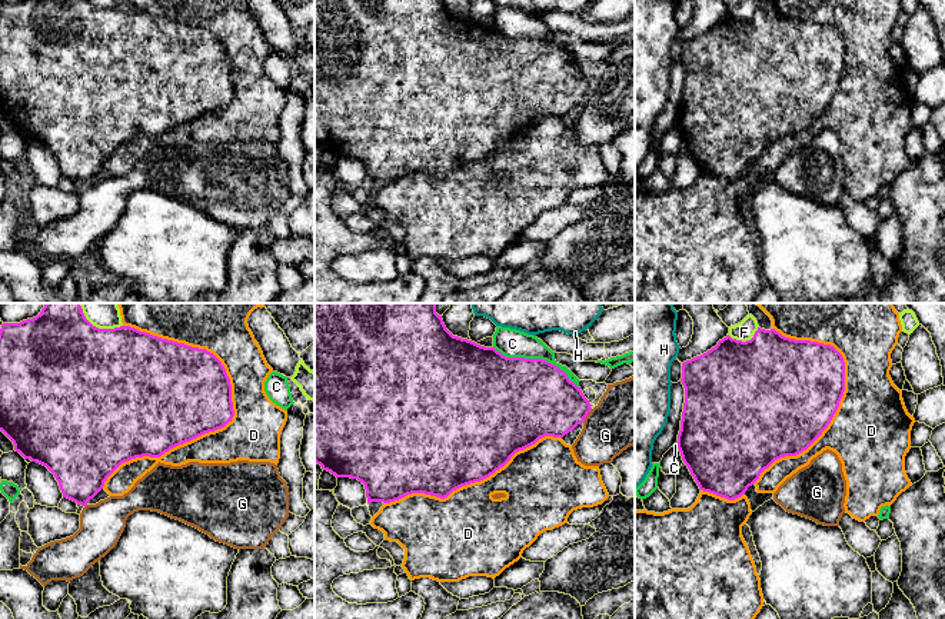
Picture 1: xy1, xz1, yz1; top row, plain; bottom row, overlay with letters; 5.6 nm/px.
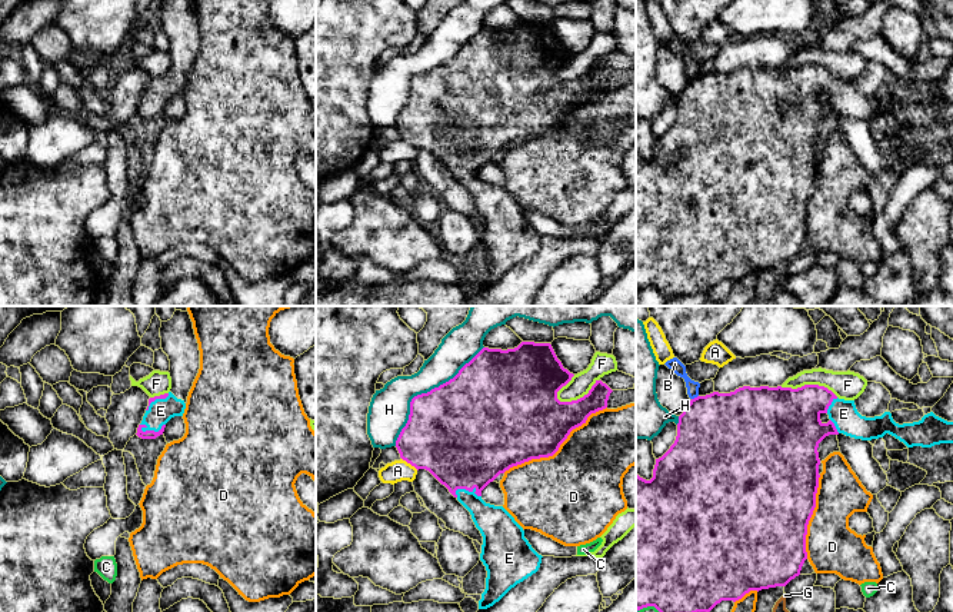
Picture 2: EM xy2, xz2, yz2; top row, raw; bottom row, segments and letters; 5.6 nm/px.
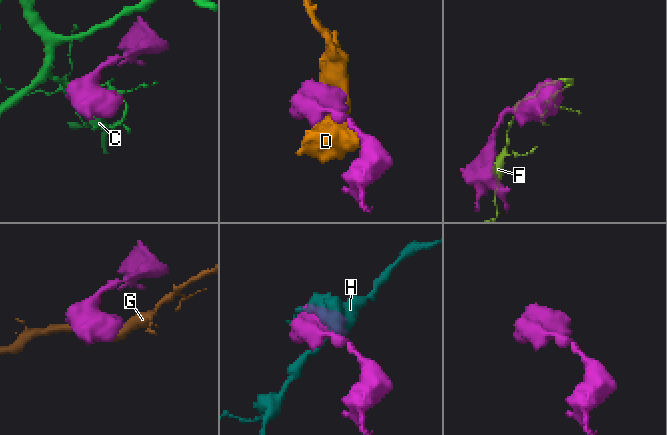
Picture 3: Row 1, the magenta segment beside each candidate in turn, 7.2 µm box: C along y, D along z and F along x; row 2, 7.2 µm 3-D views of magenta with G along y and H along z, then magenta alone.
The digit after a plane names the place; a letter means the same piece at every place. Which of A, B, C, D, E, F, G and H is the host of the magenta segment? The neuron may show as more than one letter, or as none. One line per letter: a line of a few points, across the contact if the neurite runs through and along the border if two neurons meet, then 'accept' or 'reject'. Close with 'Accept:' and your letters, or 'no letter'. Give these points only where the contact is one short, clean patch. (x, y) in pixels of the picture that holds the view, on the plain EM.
A: line xz2 (402, 137), (417, 149); reject
B: reject
C: reject
D: reject
E: line xy2 (149, 113), (152, 110), (155, 97), (160, 90); accept
F: reject
G: line xz1 (592, 89), (582, 102); reject
H: reject
Accept: E

